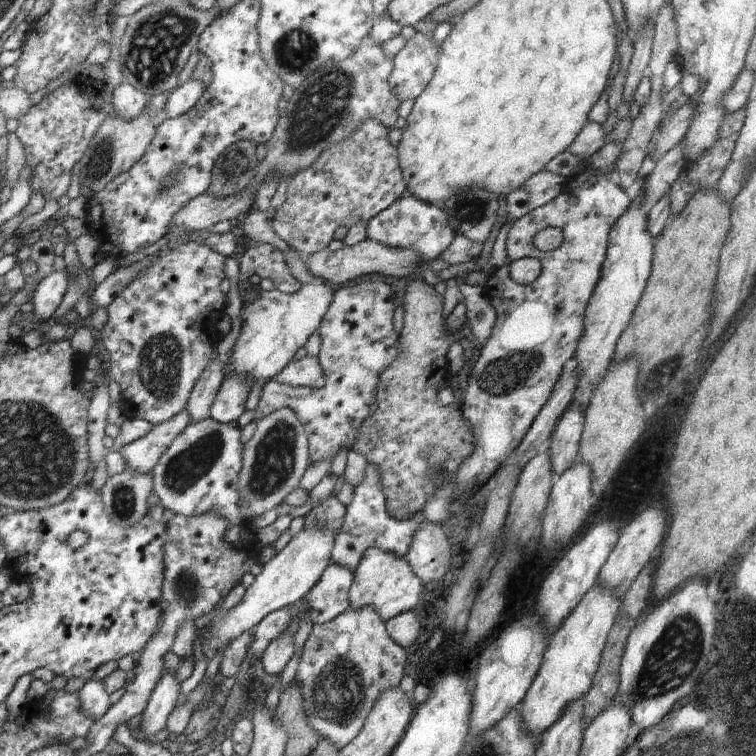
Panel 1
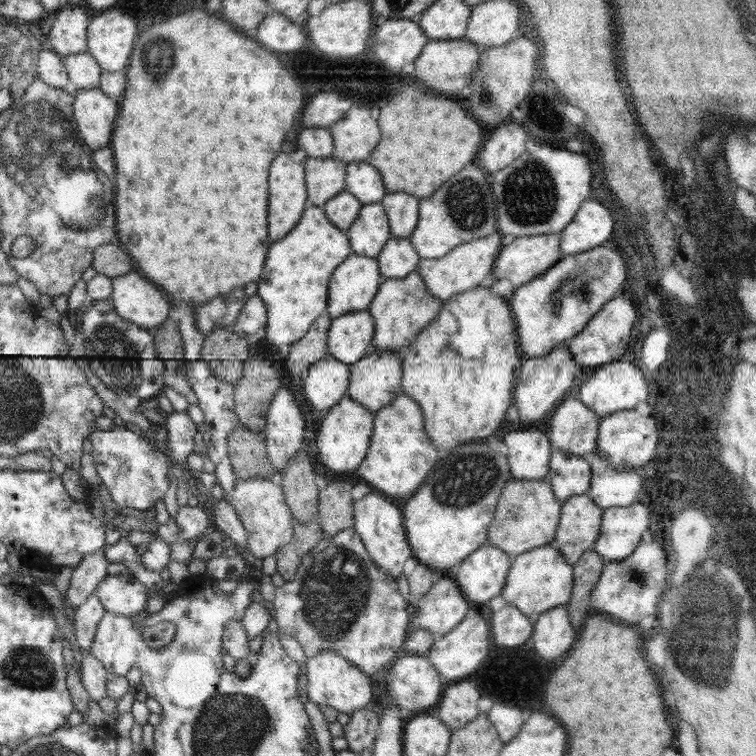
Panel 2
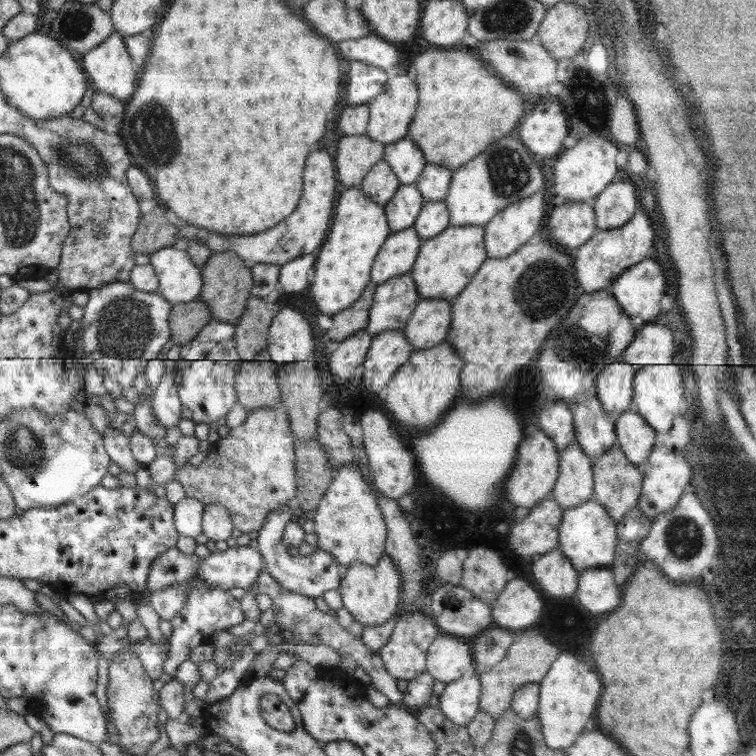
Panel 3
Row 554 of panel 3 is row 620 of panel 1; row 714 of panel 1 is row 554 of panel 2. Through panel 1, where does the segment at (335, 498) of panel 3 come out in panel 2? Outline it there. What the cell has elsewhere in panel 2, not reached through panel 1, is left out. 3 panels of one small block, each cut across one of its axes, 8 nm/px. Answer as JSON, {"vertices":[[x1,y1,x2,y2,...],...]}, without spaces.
{"vertices":[[354,528,344,529,340,531,338,535,334,535,334,537,322,538,322,541,318,542,313,550,303,556,302,562,299,564,293,580,288,580,282,586,276,587,275,593,274,601,269,606,273,608,272,617,276,619,279,634,286,632,293,636,301,644,303,653,307,658,331,650,334,654,349,660,351,664,357,666,370,677,376,674,376,672,380,672,380,670,387,670,389,665,402,653,404,641,410,630,413,629,411,626,411,616,413,615,412,607,406,603,402,595,400,595,396,578,390,576,385,570,380,570,374,564,374,561,370,558,370,555,364,547,364,543,362,543,362,539,360,539,360,535,354,531]]}

